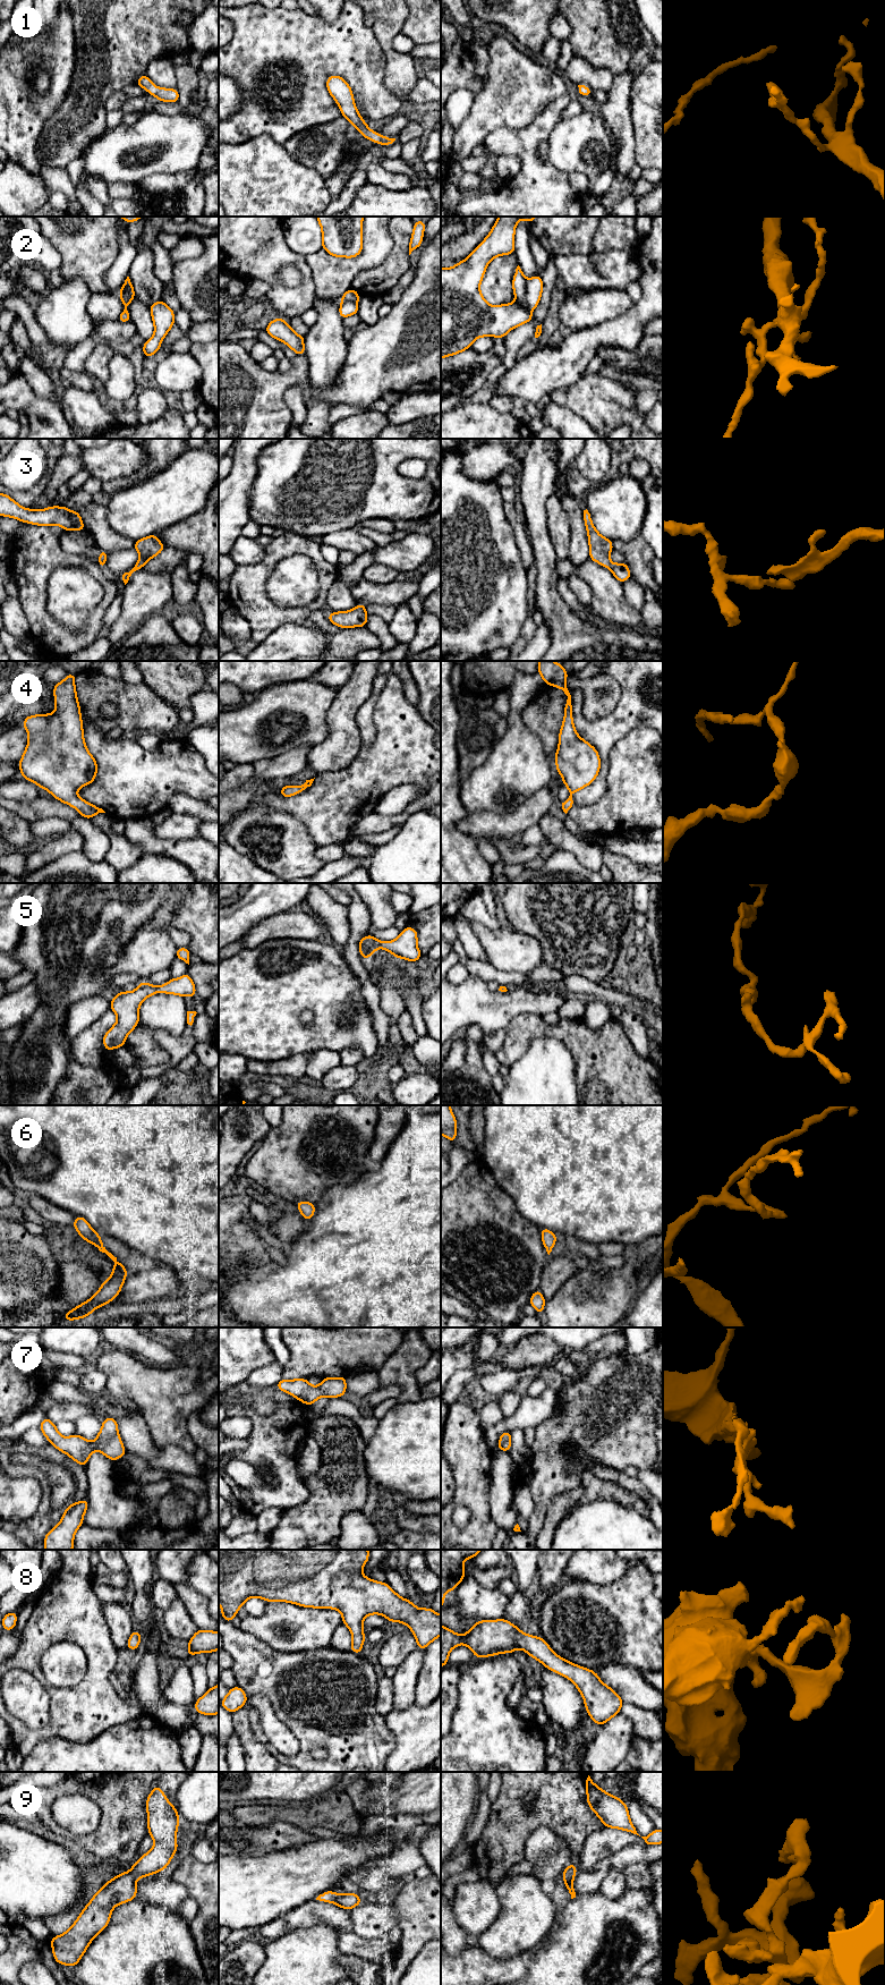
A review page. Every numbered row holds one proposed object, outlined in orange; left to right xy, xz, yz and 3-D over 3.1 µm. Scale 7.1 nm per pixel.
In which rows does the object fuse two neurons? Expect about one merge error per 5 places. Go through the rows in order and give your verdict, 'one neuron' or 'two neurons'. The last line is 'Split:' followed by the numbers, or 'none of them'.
1: one neuron
2: two neurons
3: one neuron
4: one neuron
5: one neuron
6: one neuron
7: one neuron
8: one neuron
9: one neuron
Split: 2

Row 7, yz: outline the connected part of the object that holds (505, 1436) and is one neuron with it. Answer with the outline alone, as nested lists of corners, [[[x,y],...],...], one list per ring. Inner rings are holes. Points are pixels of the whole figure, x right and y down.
[[[504,1432],[501,1434],[500,1439],[499,1439],[499,1444],[497,1444],[497,1449],[496,1450],[502,1450],[505,1452],[510,1452],[510,1448],[511,1448],[511,1433],[512,1432]]]

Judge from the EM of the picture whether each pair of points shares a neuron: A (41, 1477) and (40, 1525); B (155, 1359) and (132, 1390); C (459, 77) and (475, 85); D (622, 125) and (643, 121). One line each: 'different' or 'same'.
A: same
B: different
C: same
D: different

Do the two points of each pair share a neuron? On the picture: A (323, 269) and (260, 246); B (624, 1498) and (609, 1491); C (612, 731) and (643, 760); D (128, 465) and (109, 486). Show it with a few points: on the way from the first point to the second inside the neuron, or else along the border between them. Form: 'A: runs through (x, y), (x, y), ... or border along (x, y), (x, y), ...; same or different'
A: border along (305, 256), (305, 261), (313, 272), (315, 287); different
B: runs through (621, 1496), (612, 1491); same
C: border along (645, 726), (623, 736), (607, 761); different
D: border along (141, 468), (129, 475), (119, 476), (104, 483); different

